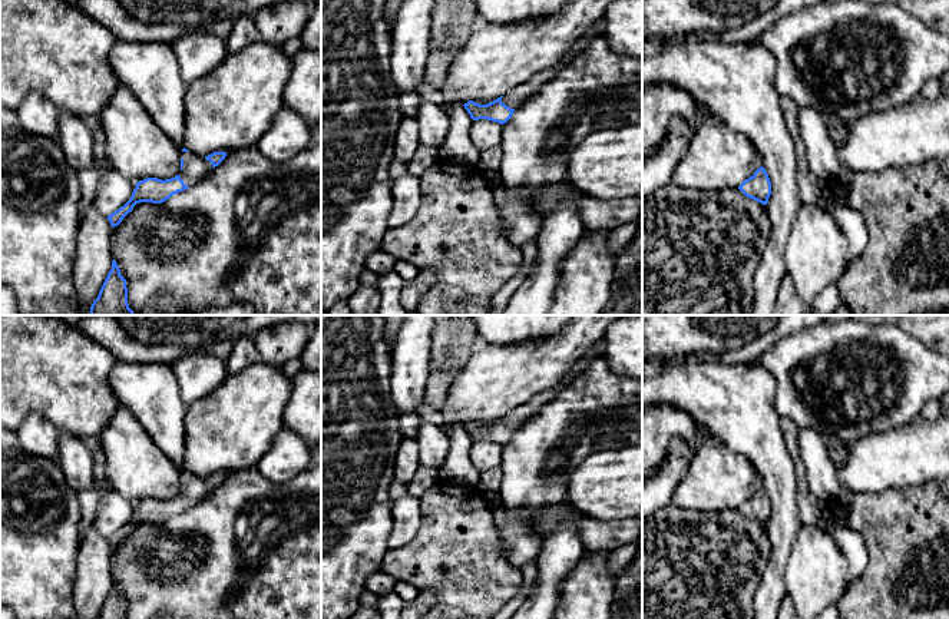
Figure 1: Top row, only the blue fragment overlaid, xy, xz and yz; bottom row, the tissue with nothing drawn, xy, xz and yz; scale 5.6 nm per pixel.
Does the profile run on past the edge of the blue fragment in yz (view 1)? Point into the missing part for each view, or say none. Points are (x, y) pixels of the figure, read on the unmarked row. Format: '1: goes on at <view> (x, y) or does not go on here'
1: does not go on here

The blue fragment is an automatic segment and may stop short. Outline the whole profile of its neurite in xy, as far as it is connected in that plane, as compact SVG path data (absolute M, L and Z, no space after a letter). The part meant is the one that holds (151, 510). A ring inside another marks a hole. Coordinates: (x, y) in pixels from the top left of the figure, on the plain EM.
M182 470L181 494L171 500L146 499L136 503L130 520L118 532L108 537L112 549L118 547L122 540L132 533L133 527L140 523L162 524L172 516L188 510L205 499L226 477L226 473L214 473L208 477L199 477L188 470Z

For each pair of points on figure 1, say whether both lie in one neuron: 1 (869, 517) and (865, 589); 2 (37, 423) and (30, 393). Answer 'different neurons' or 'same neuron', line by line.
1: same neuron
2: different neurons

